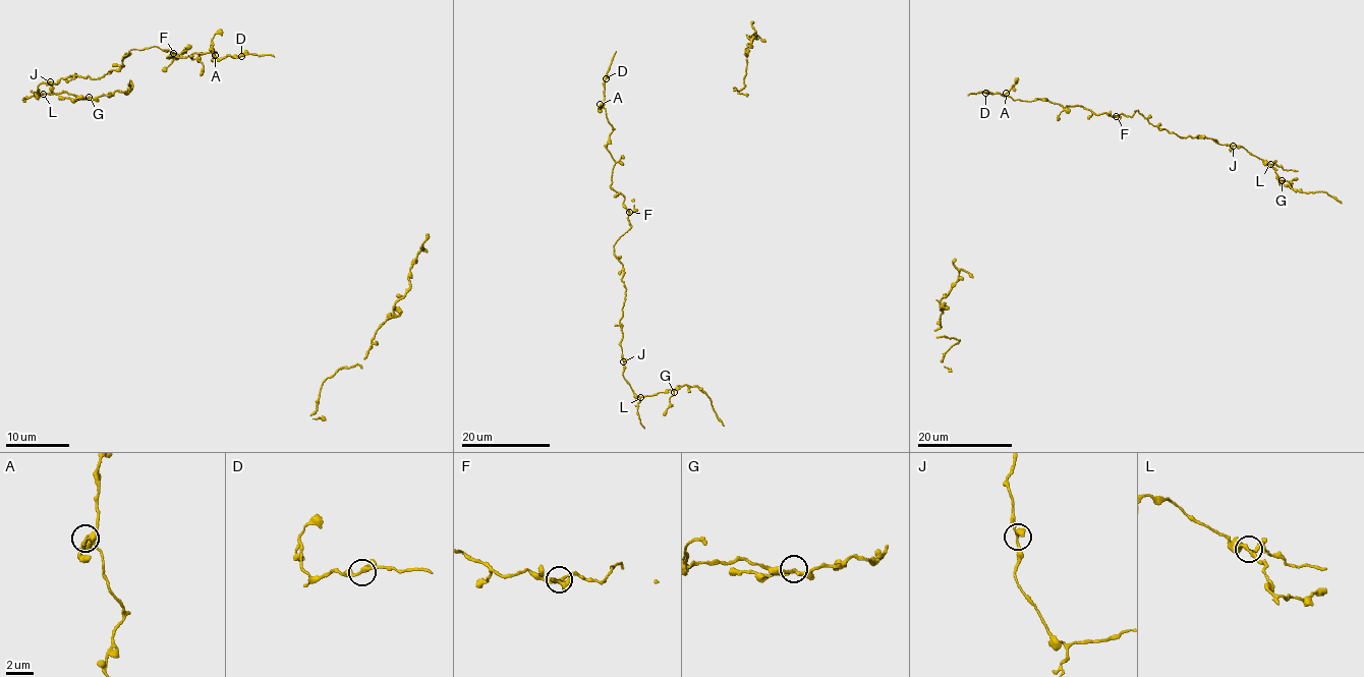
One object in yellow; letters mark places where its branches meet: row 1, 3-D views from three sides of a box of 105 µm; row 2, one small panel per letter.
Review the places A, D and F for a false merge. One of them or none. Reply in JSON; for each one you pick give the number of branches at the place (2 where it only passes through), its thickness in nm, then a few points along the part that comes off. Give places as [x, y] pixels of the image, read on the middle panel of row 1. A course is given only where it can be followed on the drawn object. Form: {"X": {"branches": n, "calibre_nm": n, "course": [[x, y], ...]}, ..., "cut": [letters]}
{"cut": []}

